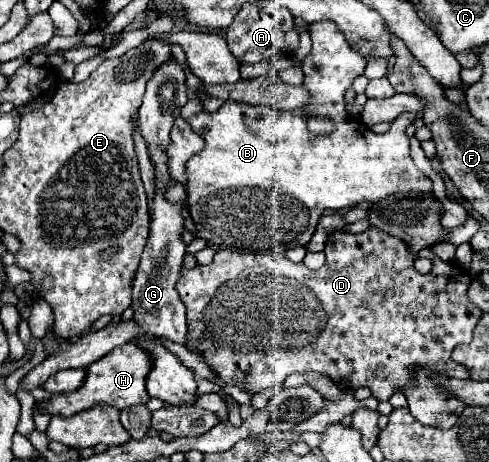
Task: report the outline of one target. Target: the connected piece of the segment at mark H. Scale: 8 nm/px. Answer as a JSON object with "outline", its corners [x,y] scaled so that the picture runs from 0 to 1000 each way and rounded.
{"outline":[[[272,738],[235,751],[223,768],[215,768],[215,777],[198,777],[198,786],[186,786],[174,803],[178,812],[170,820],[170,833],[157,846],[112,851],[104,855],[100,868],[80,868],[72,885],[100,898],[145,903],[194,877],[227,877],[239,885],[256,885],[288,872],[297,877],[305,868],[305,855],[297,846],[297,812],[305,807],[305,768],[297,768],[297,760],[288,760]]]}

